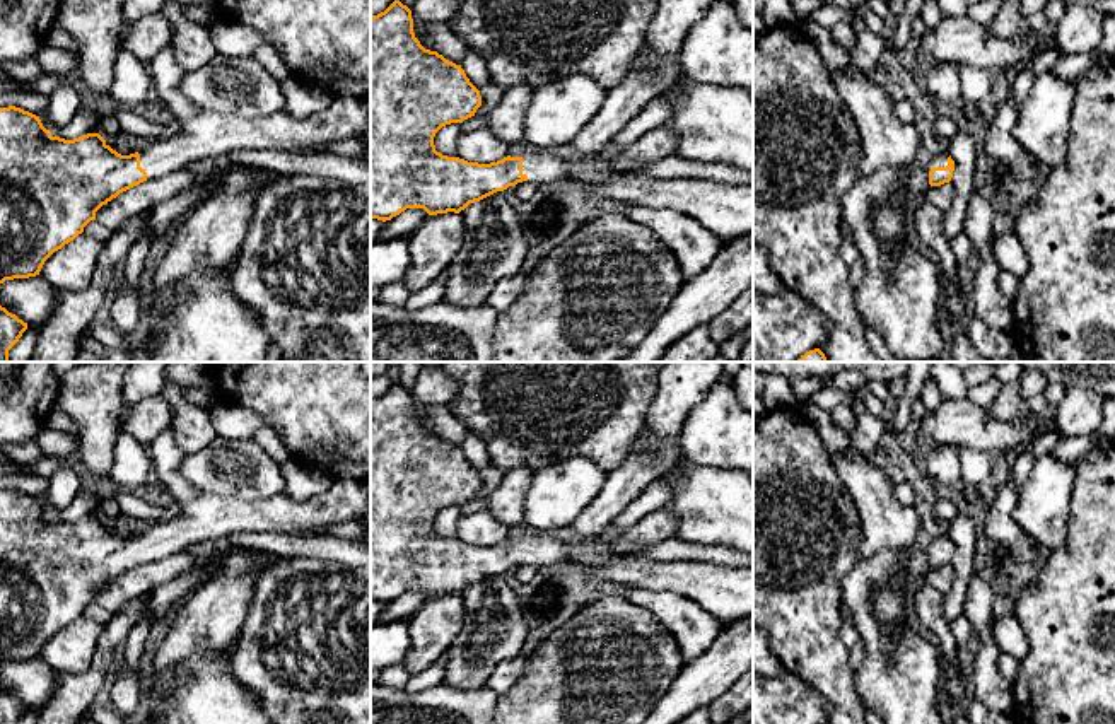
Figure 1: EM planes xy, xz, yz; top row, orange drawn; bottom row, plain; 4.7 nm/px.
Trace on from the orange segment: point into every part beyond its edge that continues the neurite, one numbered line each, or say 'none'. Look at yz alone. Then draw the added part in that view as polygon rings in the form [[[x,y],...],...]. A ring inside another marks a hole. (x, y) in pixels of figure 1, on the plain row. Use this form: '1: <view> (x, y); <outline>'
1: yz (939, 542); [[[941,531],[934,541],[929,545],[929,548],[925,550],[925,557],[929,558],[929,553],[932,550],[946,550],[948,548],[948,540],[949,540],[949,534],[948,531]]]

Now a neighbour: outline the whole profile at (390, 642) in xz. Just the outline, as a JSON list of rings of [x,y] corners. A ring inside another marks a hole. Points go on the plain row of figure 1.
[[[405,620],[371,627],[371,669],[403,664],[410,649],[412,642]]]

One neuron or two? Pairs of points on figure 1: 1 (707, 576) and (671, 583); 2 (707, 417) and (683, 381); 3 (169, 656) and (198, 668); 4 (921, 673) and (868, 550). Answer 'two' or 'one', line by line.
1: one
2: two
3: two
4: two

